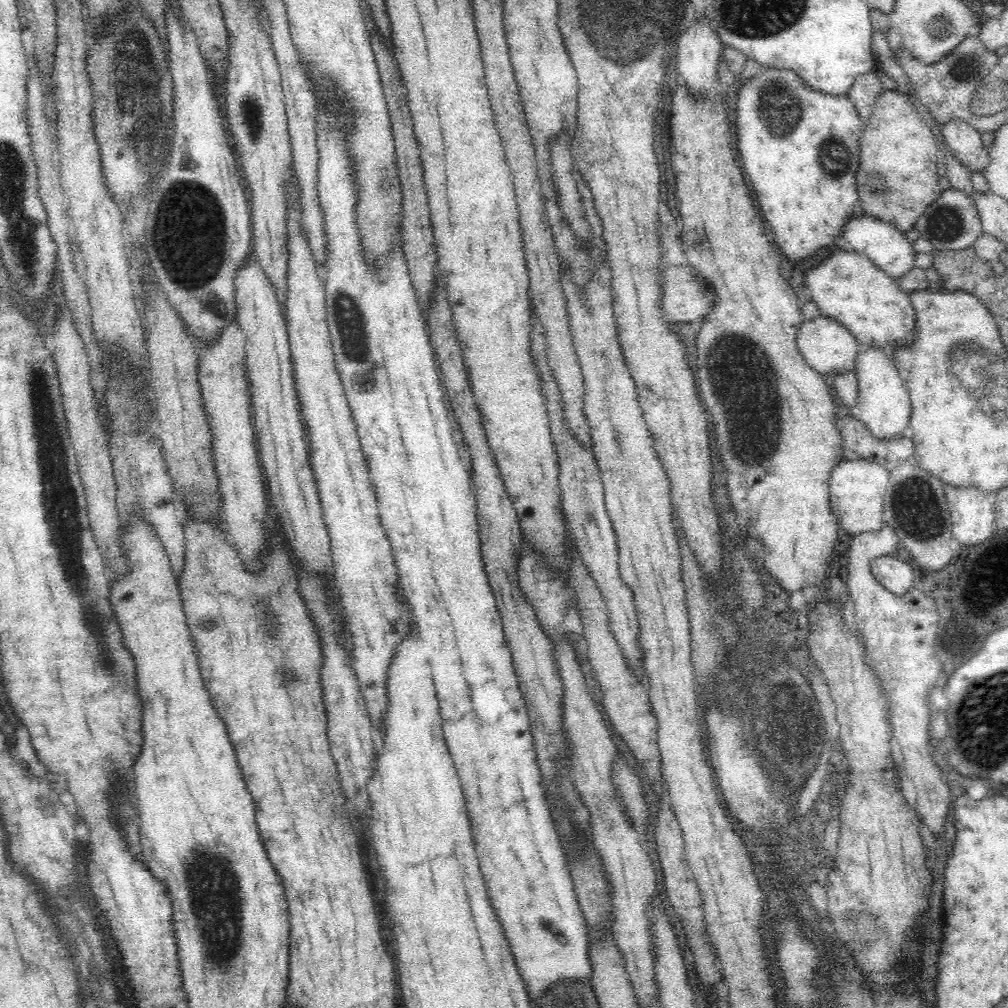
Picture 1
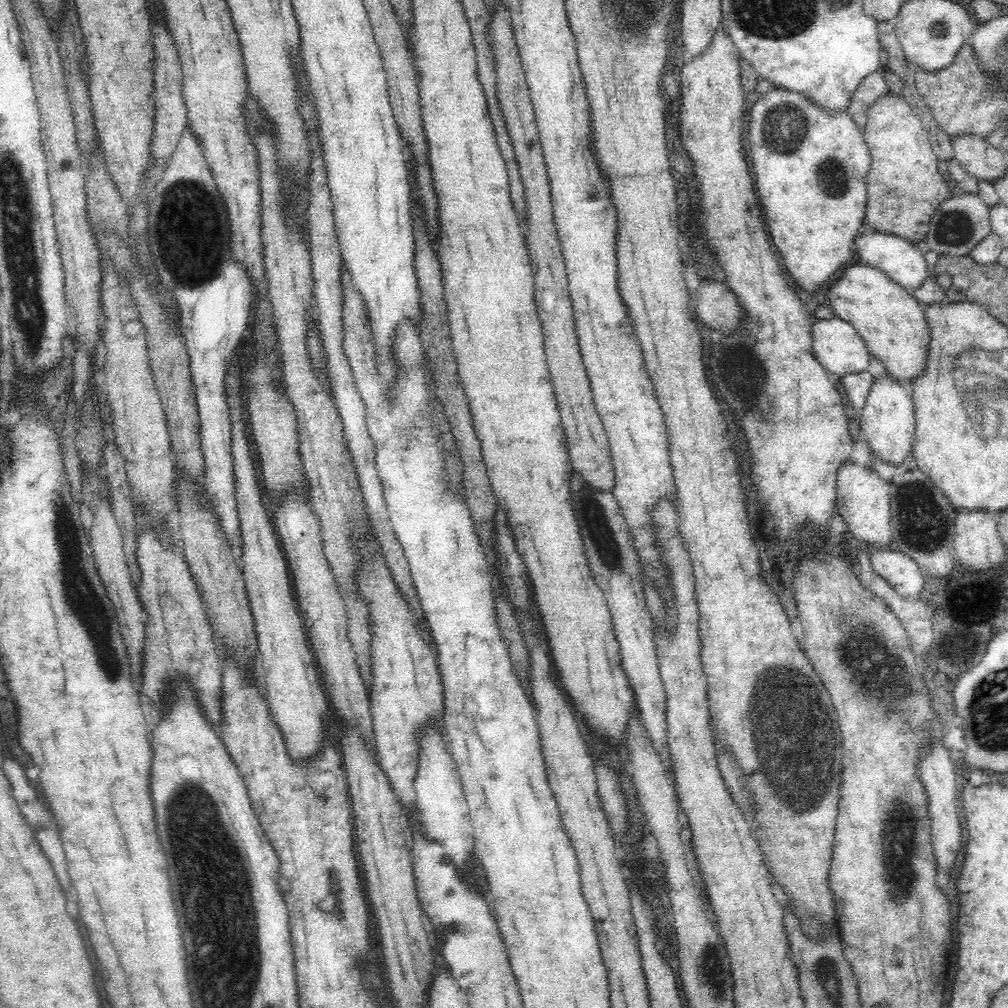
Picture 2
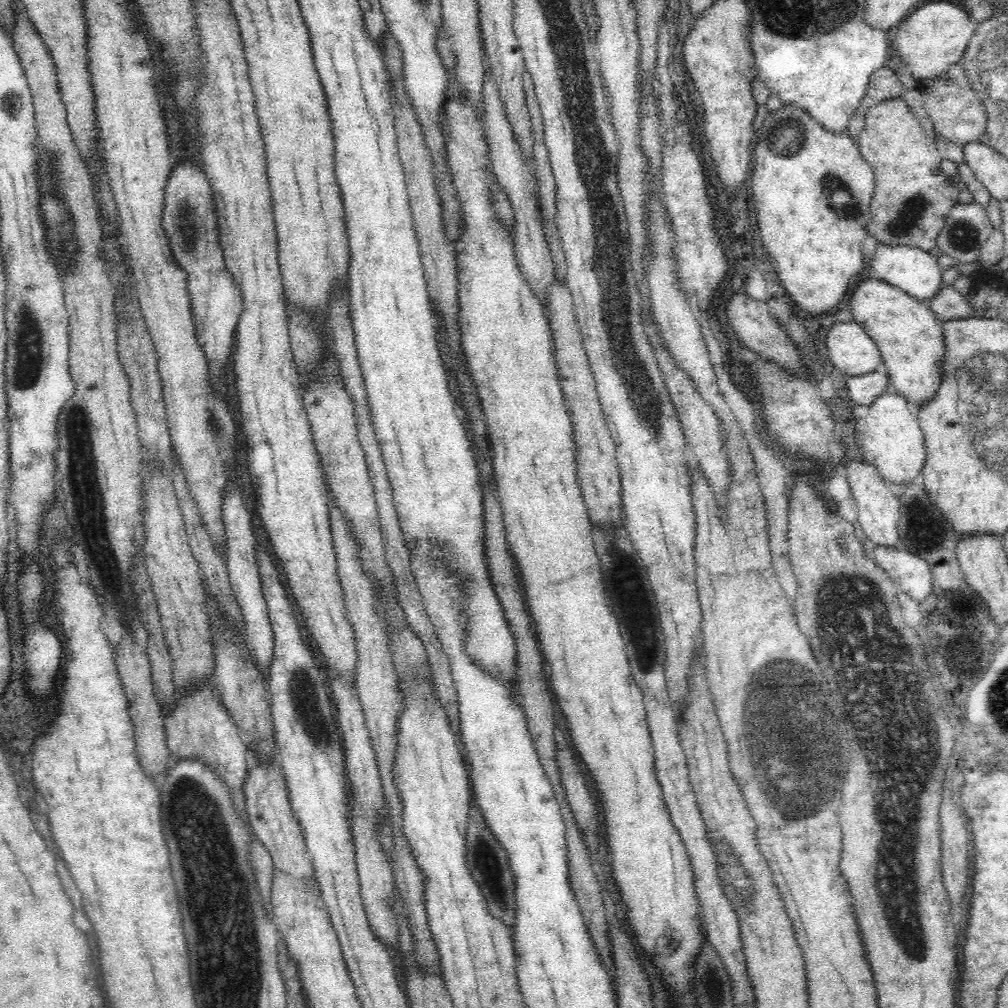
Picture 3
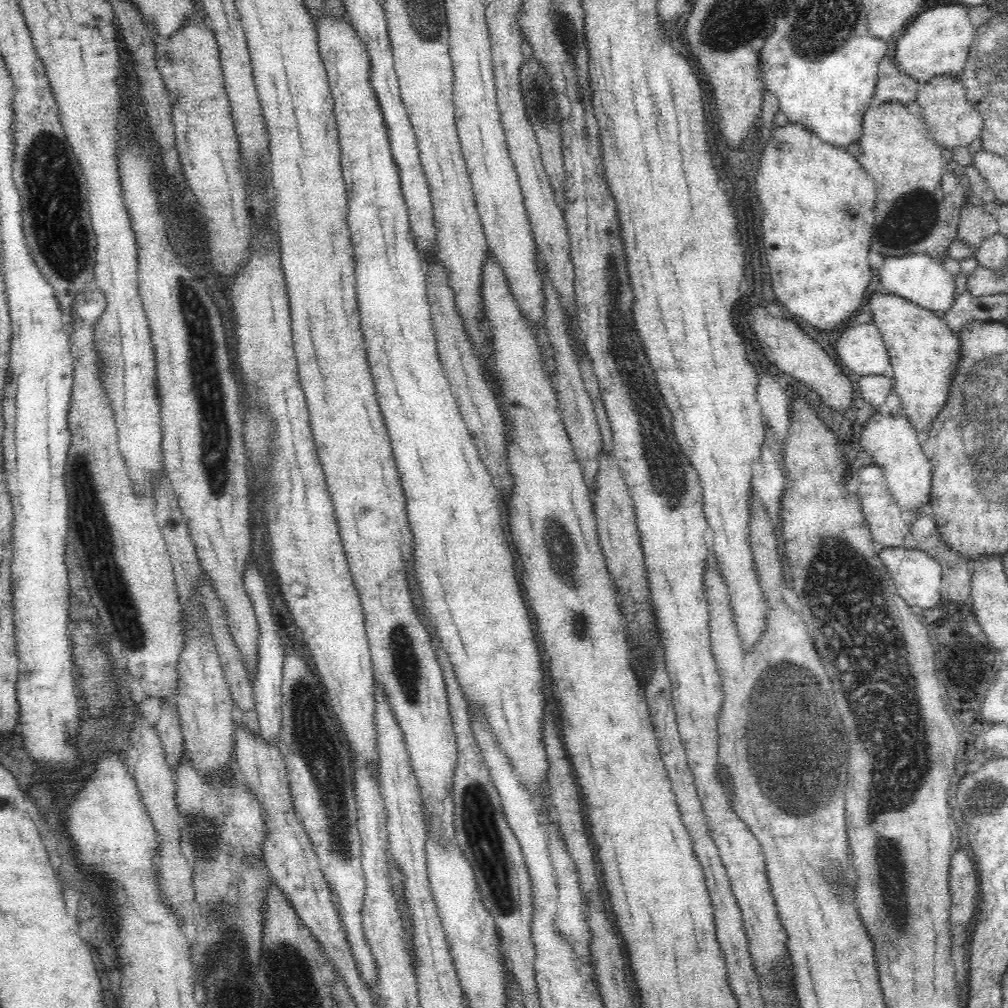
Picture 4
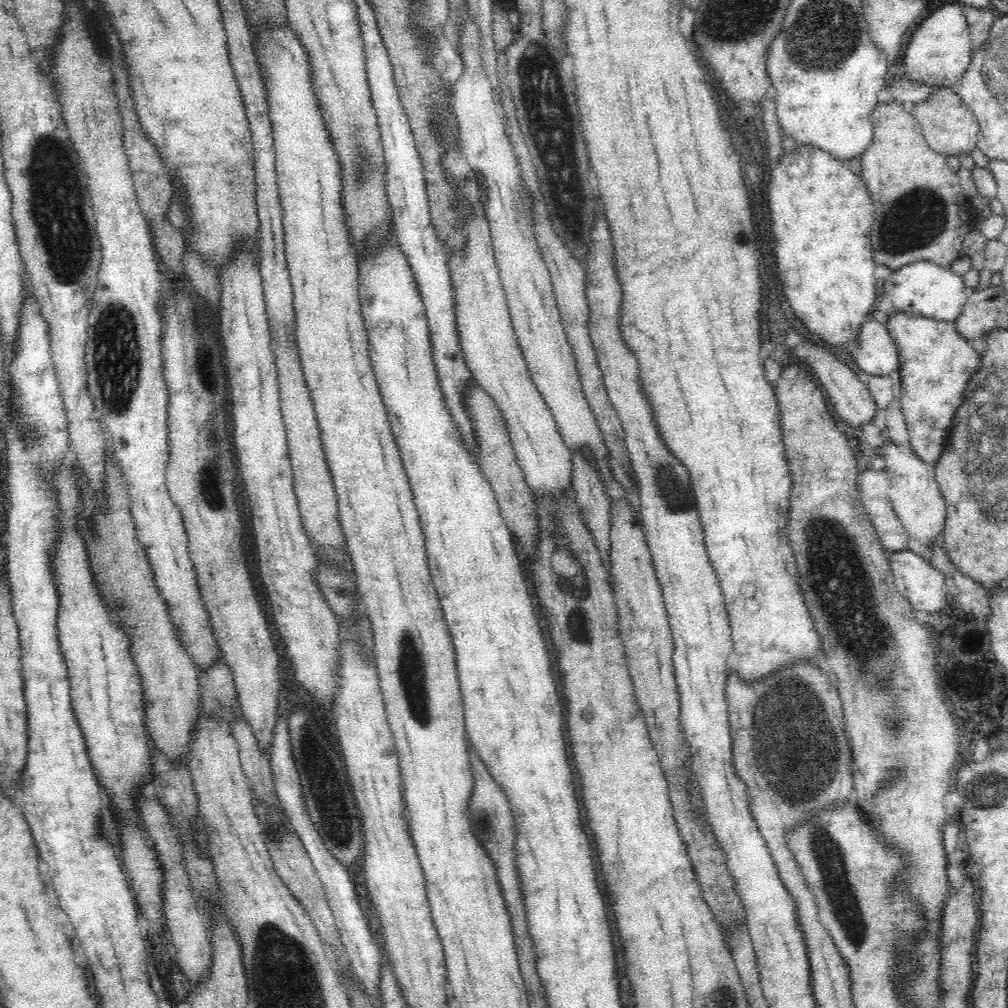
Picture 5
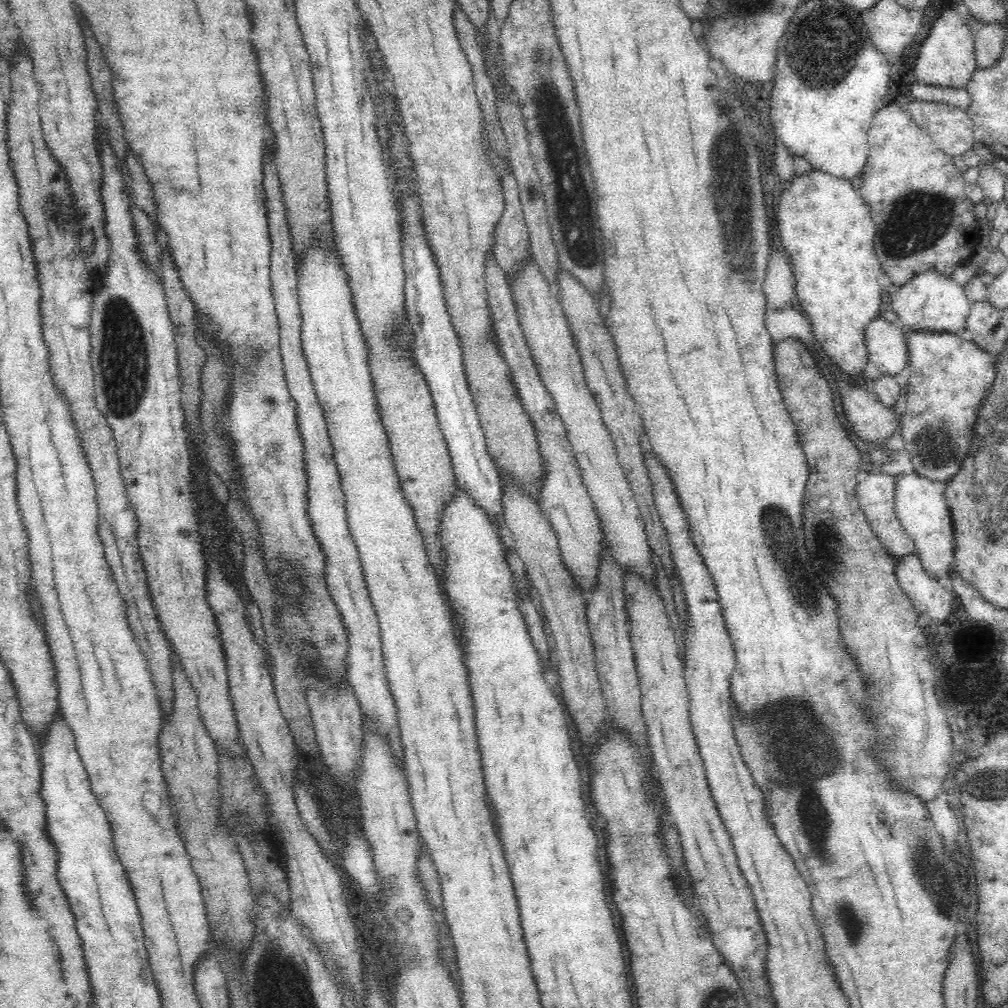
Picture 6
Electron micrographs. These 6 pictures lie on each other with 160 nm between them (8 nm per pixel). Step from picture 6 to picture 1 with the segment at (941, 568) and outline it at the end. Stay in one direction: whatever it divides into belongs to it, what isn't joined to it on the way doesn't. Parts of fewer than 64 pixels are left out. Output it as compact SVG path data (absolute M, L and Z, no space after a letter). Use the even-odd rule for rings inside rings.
M860 345L853 371L858 381L855 412L868 430L874 436L886 440L907 433L908 420L910 420L910 412L912 412L909 393L896 367L890 363L884 352L875 346Z

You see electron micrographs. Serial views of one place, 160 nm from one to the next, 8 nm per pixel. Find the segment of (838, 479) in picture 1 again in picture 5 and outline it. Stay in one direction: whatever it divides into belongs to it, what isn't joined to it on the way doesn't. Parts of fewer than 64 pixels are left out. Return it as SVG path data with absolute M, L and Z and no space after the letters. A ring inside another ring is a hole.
M884 469L861 472L859 495L878 535L890 552L908 549L908 534L889 497L889 478Z

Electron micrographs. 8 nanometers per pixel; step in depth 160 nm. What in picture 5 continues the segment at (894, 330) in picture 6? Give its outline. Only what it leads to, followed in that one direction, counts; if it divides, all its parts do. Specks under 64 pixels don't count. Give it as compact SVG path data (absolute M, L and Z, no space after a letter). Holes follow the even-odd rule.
M868 318L861 325L855 340L850 356L862 370L864 378L869 375L886 376L898 369L898 351L885 324Z

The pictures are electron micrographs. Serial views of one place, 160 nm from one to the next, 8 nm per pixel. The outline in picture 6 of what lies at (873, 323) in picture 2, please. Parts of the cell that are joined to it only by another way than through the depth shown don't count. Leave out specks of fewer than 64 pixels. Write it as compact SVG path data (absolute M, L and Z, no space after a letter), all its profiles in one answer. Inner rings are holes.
M904 330L904 342L912 370L907 407L901 415L905 449L920 476L946 483L960 470L968 454L978 406L994 382L995 356L951 333Z

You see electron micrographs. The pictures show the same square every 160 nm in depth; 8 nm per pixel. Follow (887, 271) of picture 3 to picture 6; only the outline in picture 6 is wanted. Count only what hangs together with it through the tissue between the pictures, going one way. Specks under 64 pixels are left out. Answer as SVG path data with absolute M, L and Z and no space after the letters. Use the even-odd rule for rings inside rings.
M936 271L918 274L912 281L890 295L889 308L896 312L897 324L903 330L954 334L965 329L971 308L964 286Z

